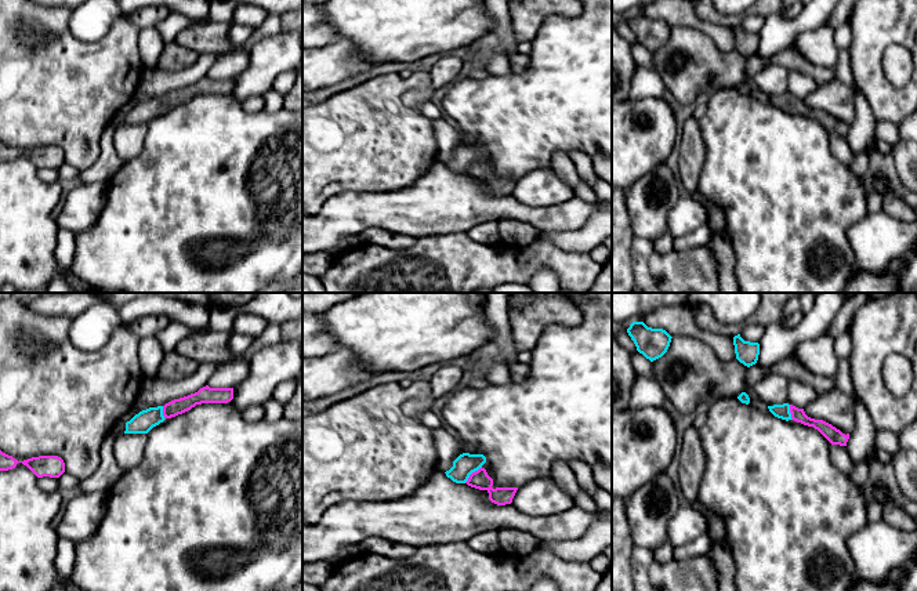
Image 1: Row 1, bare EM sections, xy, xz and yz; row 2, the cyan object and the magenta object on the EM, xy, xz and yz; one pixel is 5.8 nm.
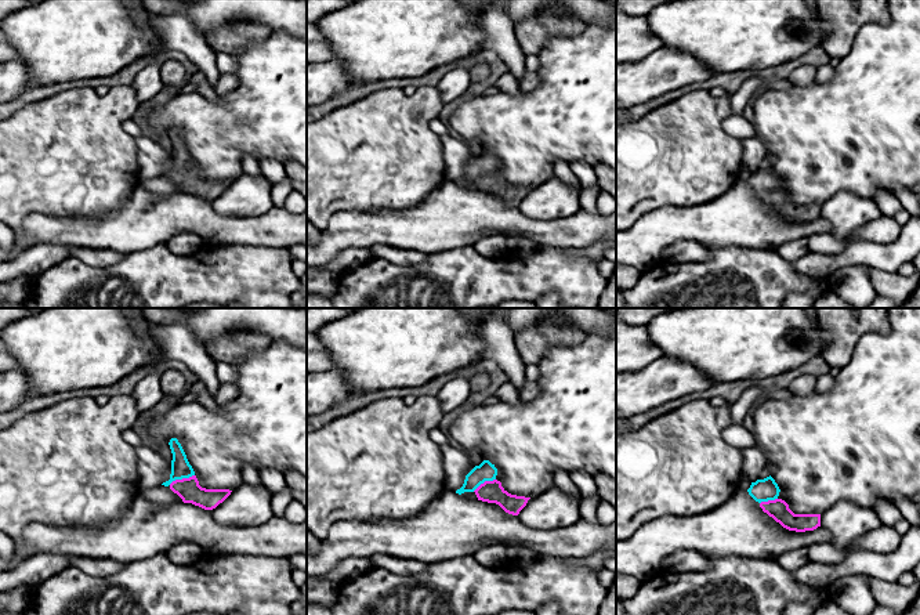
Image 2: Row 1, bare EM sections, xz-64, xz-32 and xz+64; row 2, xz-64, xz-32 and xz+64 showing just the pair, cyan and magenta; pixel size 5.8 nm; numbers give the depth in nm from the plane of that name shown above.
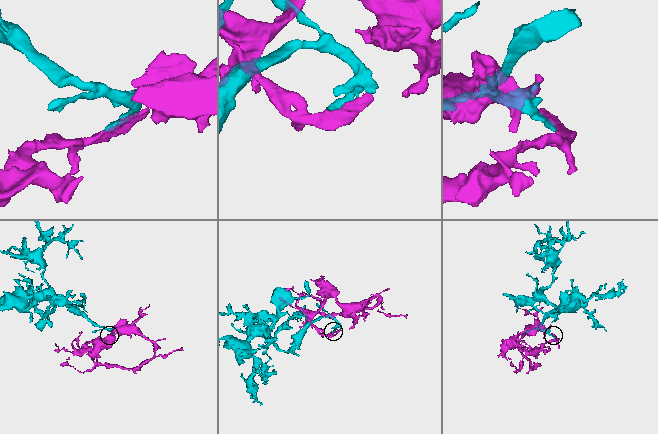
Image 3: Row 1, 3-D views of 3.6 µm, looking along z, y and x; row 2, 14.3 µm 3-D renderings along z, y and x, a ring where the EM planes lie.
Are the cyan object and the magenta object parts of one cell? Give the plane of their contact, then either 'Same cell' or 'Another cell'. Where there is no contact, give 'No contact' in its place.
Touches cyan in xz. Same cell

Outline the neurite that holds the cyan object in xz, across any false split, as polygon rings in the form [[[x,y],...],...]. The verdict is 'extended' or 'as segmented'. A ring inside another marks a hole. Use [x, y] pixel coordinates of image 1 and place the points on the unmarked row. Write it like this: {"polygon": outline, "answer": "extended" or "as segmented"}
{"polygon": [[[463,144],[445,164],[456,174],[467,174],[471,178],[486,181],[489,191],[497,196],[511,195],[518,178],[493,180],[493,170],[482,157],[485,153],[486,148],[483,145]]], "answer": "extended"}

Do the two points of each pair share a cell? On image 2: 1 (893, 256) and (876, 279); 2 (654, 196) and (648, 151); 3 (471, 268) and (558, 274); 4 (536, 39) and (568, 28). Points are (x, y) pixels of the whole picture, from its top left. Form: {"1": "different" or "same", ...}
{"1": "different", "2": "same", "3": "same", "4": "same"}

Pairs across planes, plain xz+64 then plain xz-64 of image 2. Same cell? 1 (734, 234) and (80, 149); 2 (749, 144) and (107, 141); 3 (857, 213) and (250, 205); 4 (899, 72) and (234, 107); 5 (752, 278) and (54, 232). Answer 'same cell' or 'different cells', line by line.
1: different cells
2: different cells
3: same cell
4: same cell
5: different cells

